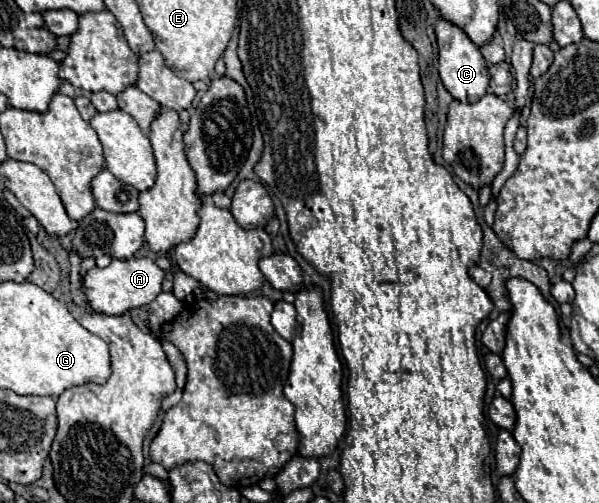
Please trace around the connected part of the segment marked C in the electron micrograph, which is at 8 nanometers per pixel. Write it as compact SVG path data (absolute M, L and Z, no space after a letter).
M439 18L435 32L437 32L437 44L439 44L439 76L443 86L459 102L465 102L465 104L477 102L481 96L487 94L487 88L489 88L489 70L487 70L485 58L481 56L479 48L469 40L469 36L455 24Z

